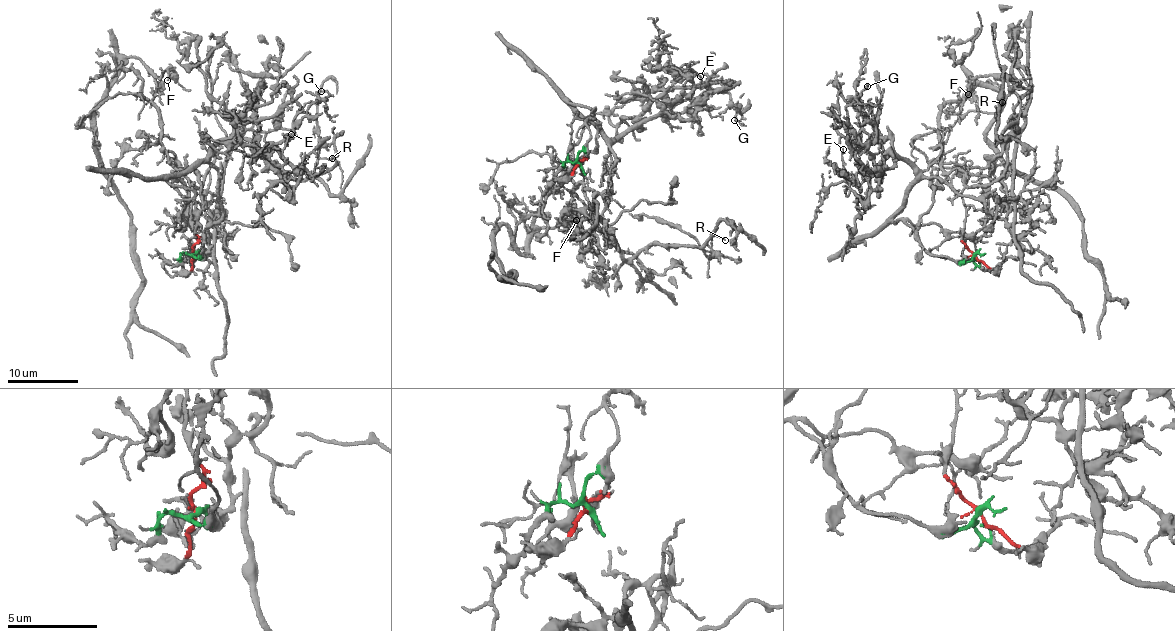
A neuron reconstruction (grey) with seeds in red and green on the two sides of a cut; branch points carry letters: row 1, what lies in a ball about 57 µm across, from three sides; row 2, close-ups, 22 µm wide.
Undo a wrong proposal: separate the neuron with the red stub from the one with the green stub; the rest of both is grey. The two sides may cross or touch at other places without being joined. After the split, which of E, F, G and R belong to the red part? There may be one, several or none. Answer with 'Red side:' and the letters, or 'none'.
Red side: F, R

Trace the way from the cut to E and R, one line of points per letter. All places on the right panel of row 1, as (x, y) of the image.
E: (975, 255), (935, 256), (894, 220), (915, 177), (906, 160), (887, 154), (865, 201), (850, 187), (842, 148)
R: (975, 255), (964, 188), (1001, 175), (1029, 96), (1018, 130), (1020, 102), (1002, 103)

